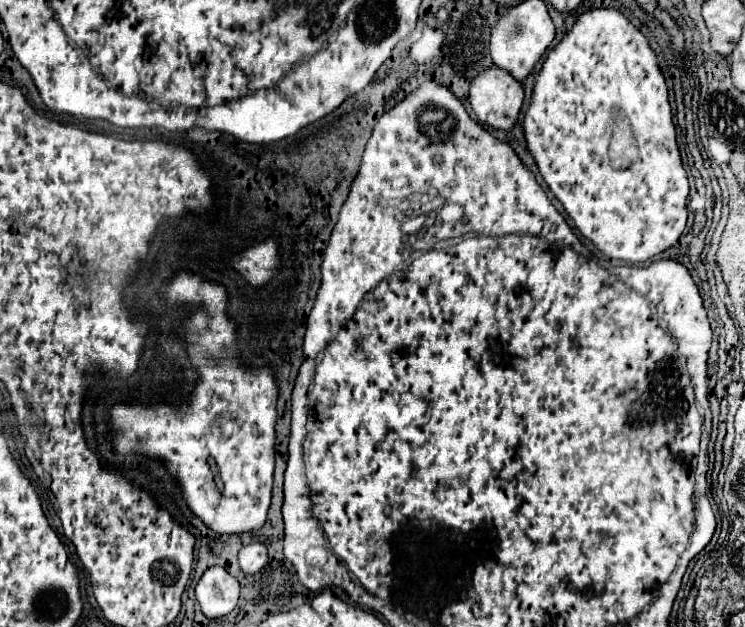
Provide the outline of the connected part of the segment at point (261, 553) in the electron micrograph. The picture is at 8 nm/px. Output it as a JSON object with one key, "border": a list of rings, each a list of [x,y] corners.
{"border":[[[252,542],[248,546],[244,546],[240,550],[240,568],[246,572],[246,574],[256,574],[260,572],[266,562],[268,562],[268,552],[266,552],[266,546],[262,542]]]}

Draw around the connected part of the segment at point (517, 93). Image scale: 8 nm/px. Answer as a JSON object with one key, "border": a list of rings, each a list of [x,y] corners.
{"border":[[[492,66],[472,80],[468,100],[482,124],[496,130],[510,130],[520,114],[524,88],[510,72]]]}

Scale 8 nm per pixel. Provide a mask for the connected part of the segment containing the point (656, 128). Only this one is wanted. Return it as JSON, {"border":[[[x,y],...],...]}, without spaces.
{"border":[[[594,8],[594,10],[588,10],[588,12],[584,12],[576,18],[574,26],[566,32],[566,36],[548,52],[546,62],[542,64],[542,70],[538,72],[538,76],[534,80],[534,92],[532,92],[530,106],[524,114],[522,128],[524,128],[526,146],[532,154],[532,158],[536,160],[536,164],[540,168],[540,174],[546,180],[548,188],[562,202],[562,206],[566,208],[568,216],[574,220],[580,234],[586,236],[588,240],[592,240],[596,244],[596,248],[600,252],[604,252],[608,258],[624,260],[628,264],[642,264],[642,262],[654,258],[656,254],[668,250],[670,246],[674,246],[678,242],[680,234],[686,228],[686,220],[688,220],[686,204],[688,204],[690,184],[688,184],[688,176],[686,176],[686,170],[682,166],[682,158],[680,158],[680,150],[678,150],[678,142],[676,142],[676,128],[672,124],[672,108],[670,108],[670,98],[668,98],[668,86],[664,82],[664,74],[660,70],[656,52],[648,44],[648,38],[628,18],[624,18],[624,14],[620,14],[614,8]]]}

